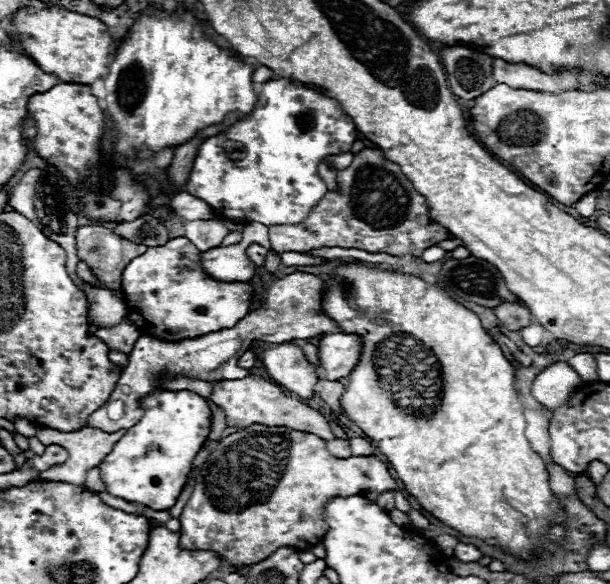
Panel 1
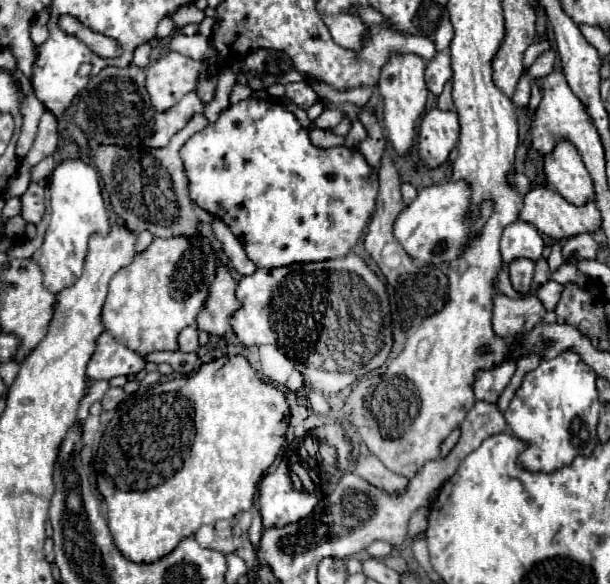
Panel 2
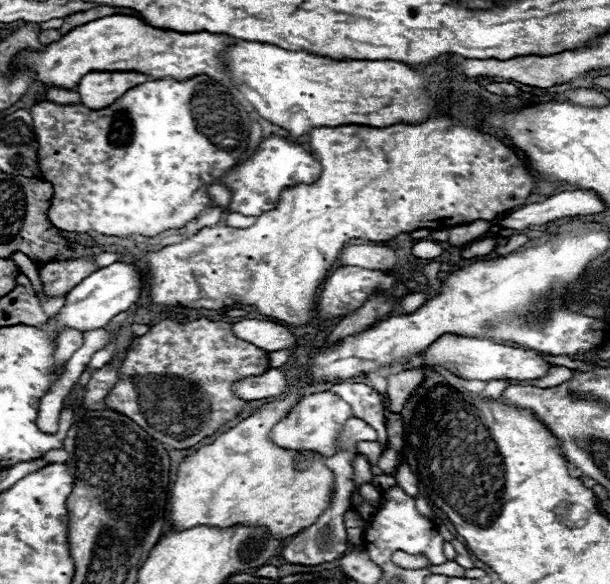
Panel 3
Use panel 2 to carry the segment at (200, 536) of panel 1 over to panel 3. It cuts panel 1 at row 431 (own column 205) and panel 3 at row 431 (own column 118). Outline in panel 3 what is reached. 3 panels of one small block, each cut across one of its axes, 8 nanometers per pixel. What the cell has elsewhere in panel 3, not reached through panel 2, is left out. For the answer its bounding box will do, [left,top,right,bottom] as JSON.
[270,394,354,456]

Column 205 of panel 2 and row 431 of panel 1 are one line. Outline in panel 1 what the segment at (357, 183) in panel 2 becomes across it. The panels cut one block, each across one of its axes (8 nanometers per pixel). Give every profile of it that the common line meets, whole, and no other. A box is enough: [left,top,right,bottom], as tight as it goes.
[98,390,212,510]

